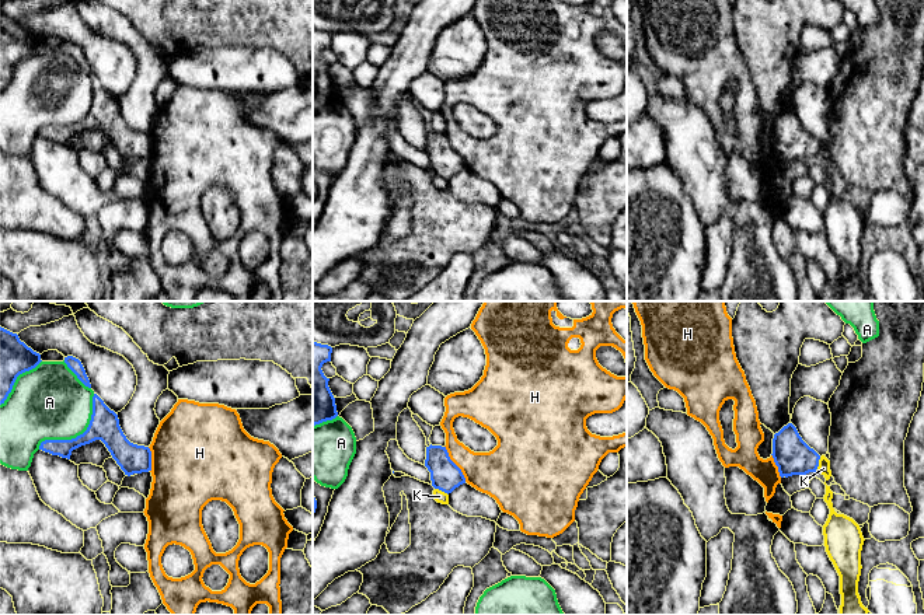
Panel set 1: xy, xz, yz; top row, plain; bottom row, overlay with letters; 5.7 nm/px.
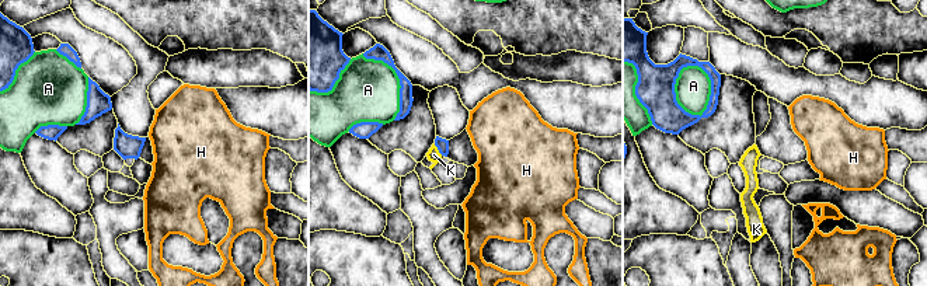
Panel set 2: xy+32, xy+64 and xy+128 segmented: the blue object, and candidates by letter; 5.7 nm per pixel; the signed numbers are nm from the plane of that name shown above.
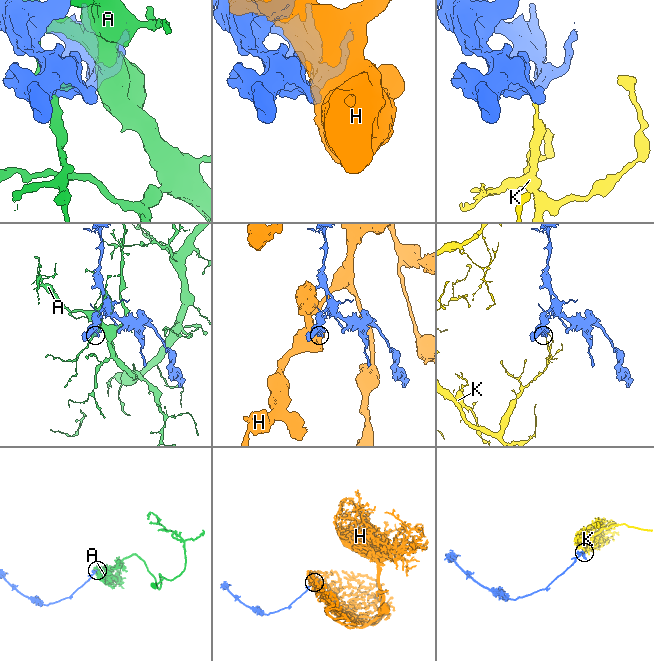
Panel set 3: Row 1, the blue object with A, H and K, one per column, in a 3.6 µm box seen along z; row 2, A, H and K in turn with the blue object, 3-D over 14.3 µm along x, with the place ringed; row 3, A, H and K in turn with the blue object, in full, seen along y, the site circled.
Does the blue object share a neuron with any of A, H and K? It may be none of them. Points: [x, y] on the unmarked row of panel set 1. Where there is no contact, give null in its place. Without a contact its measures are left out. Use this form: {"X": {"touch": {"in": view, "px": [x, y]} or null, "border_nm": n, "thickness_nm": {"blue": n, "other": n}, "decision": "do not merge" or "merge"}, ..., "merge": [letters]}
{"A": {"touch": {"in": "xy", "px": [77, 122]}, "border_nm": 460, "thickness_nm": {"blue": 170, "other": 440}, "decision": "do not merge"}, "H": {"touch": {"in": "xz", "px": [454, 150]}, "border_nm": 240, "thickness_nm": {"blue": 170, "other": 260}, "decision": "do not merge"}, "K": {"touch": {"in": "xz", "px": [442, 177]}, "border_nm": 90, "thickness_nm": {"blue": 170, "other": 70}, "decision": "do not merge"}, "merge": []}

